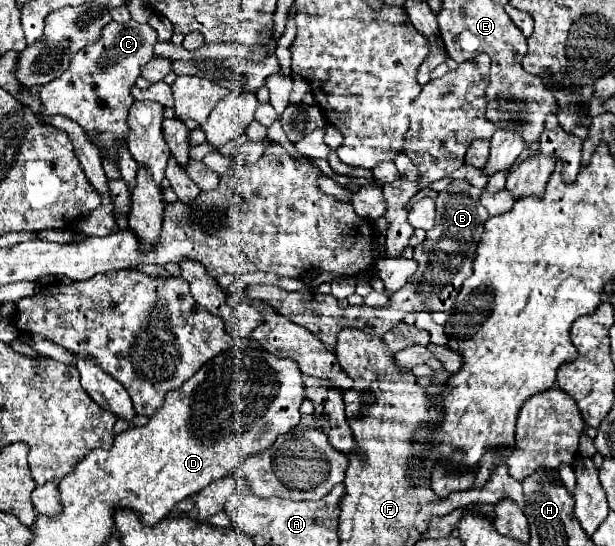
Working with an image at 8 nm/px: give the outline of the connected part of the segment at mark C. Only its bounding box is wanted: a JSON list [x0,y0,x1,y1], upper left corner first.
[41,20,157,166]

